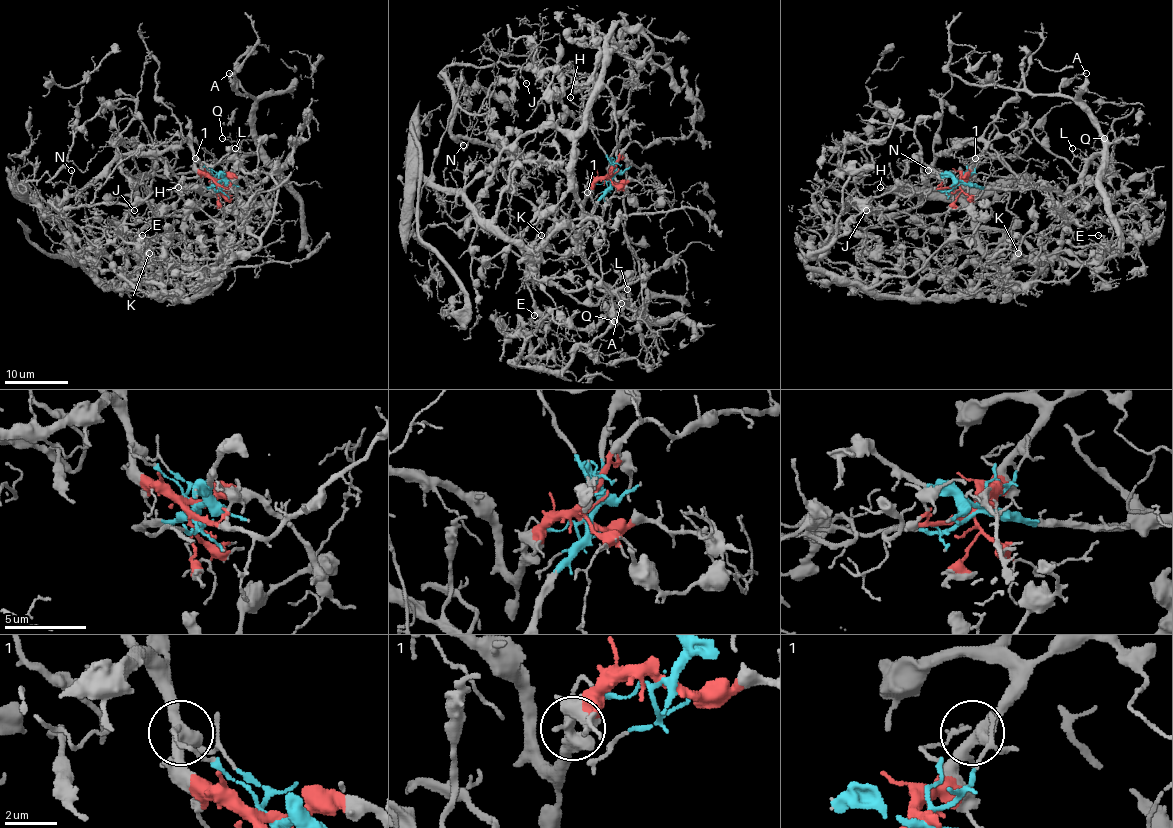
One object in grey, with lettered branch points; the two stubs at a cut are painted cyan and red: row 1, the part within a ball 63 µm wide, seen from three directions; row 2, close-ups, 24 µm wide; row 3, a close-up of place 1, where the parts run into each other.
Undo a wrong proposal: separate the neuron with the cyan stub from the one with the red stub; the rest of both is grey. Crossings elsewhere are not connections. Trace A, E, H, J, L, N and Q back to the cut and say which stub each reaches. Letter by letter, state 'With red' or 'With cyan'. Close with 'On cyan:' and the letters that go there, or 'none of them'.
A: With cyan
E: With red
H: With cyan
J: With red
L: With cyan
N: With red
Q: With cyan
On cyan: A, H, L, Q

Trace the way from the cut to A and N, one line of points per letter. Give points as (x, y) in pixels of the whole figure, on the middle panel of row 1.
A: (609, 177), (609, 190), (579, 238), (579, 254), (650, 321), (638, 278), (627, 286), (620, 303)
N: (609, 176), (600, 176), (580, 201), (574, 182), (553, 166), (471, 142), (464, 149), (461, 141), (463, 145)

